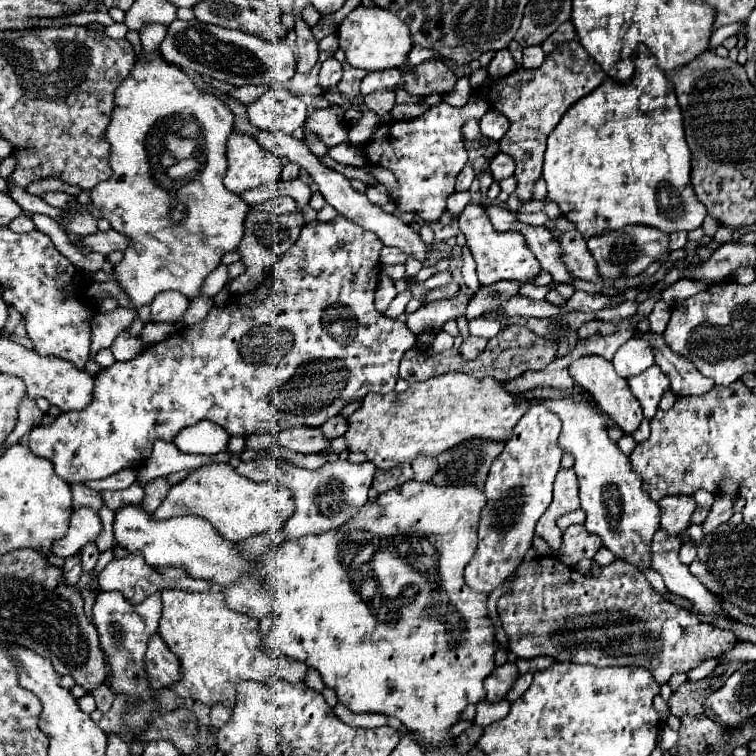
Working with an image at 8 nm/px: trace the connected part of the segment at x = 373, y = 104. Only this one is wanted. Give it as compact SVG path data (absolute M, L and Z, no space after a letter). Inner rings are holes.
M394 89L374 91L374 93L370 93L370 95L364 97L364 105L370 111L374 111L376 115L386 115L394 107L394 97L396 97L396 91Z

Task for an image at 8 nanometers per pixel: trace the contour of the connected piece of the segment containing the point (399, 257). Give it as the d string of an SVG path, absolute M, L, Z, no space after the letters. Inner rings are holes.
M382 247L380 251L380 263L382 265L394 265L394 263L404 263L406 261L406 253L400 251L398 247Z

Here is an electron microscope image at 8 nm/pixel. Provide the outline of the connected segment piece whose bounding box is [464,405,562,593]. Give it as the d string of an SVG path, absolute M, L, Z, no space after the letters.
M536 405L520 417L504 451L494 459L484 483L486 505L480 511L478 549L464 569L464 581L470 589L478 593L494 591L514 573L530 549L536 521L552 501L552 483L560 469L562 449L556 443L560 427L562 423L556 413Z

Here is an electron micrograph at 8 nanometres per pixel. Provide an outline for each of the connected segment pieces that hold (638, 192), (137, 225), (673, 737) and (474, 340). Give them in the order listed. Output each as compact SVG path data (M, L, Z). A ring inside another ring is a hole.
M640 43L634 57L634 77L628 83L606 79L592 93L578 99L550 131L542 177L548 183L546 201L556 201L562 215L576 225L584 239L632 223L658 227L666 233L698 229L706 217L690 187L690 149L682 131L682 113L674 87L658 69L654 55Z
M146 23L138 29L138 33L142 41L140 59L134 61L132 71L118 85L114 93L112 117L106 127L112 175L108 181L90 189L92 205L102 213L114 231L130 239L124 259L114 265L112 273L116 285L126 293L136 309L150 305L162 291L178 291L188 299L198 297L206 275L220 265L224 253L238 247L242 239L242 223L246 211L250 209L222 183L226 173L224 143L234 131L234 115L230 107L220 97L198 89L178 65L172 65L162 57L160 43L168 33L166 25ZM182 159L190 159L190 165L184 165L182 177L172 177L170 167Z
M662 725L660 731L658 731L658 747L662 751L670 751L678 741L678 733L672 731L668 725Z
M468 337L468 339L464 339L464 343L460 345L460 355L462 355L464 359L472 361L472 359L478 357L480 351L484 351L486 343L488 343L488 341L482 339L482 337Z

